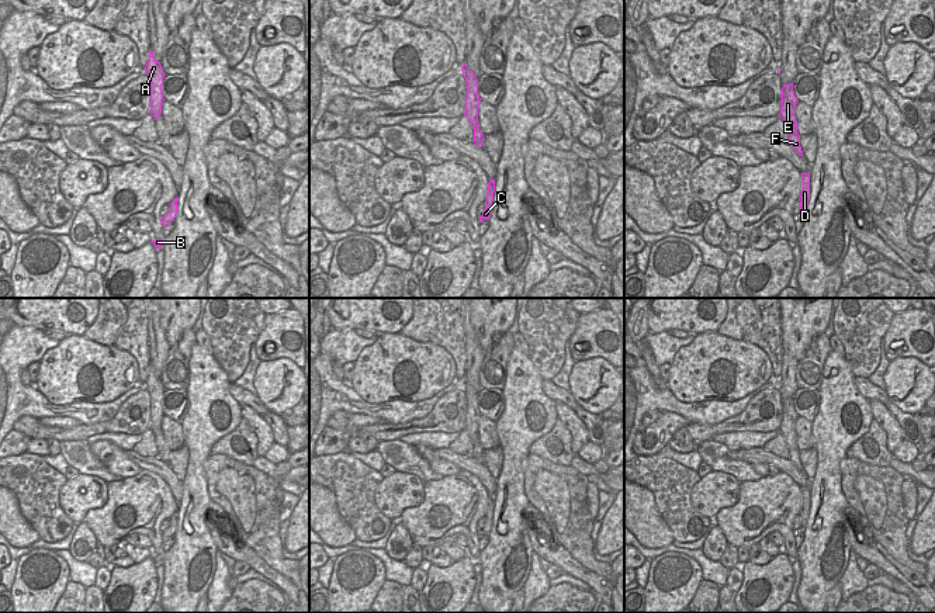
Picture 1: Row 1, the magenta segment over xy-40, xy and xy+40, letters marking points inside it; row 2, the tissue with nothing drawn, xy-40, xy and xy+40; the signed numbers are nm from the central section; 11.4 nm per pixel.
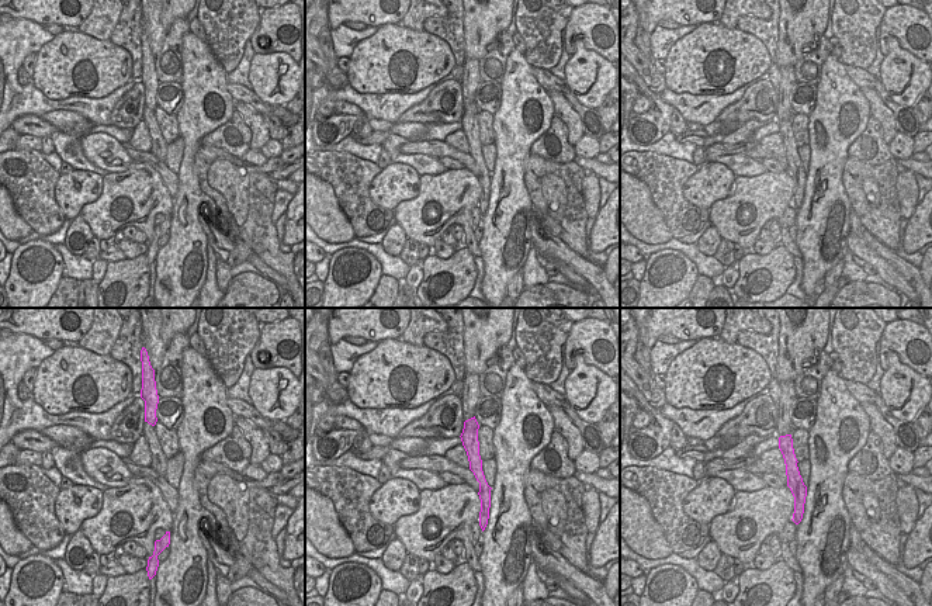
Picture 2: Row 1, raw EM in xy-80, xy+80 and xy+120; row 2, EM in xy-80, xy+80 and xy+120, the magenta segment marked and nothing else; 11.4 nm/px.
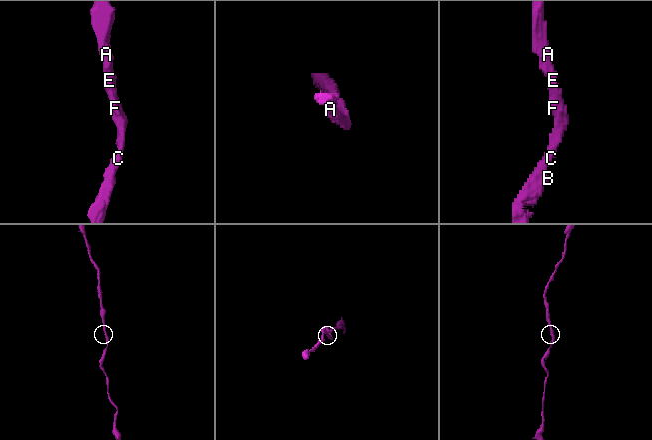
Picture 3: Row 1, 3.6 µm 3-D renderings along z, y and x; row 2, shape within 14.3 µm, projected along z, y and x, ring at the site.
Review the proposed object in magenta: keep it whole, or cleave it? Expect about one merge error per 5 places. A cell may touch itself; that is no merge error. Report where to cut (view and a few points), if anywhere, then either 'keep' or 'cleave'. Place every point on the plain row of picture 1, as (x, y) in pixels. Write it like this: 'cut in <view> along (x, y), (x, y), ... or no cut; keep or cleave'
no cut; keep

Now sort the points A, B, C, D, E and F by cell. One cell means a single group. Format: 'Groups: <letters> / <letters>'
Groups: A B C D E F.

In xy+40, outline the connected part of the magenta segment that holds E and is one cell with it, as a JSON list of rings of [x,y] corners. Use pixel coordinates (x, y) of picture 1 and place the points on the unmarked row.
[[[793,398],[783,399],[782,402],[782,422],[779,432],[783,434],[786,440],[786,446],[789,450],[789,460],[800,470],[803,471],[803,465],[800,461],[800,450],[797,447],[797,436],[794,430],[794,423],[799,415],[794,411],[793,406]]]

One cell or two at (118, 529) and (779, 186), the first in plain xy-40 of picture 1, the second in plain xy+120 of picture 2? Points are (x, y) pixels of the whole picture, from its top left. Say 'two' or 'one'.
one

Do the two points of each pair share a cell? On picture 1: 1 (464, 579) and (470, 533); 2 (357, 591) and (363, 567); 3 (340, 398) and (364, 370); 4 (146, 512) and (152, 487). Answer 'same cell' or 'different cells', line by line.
1: different cells
2: same cell
3: different cells
4: same cell

